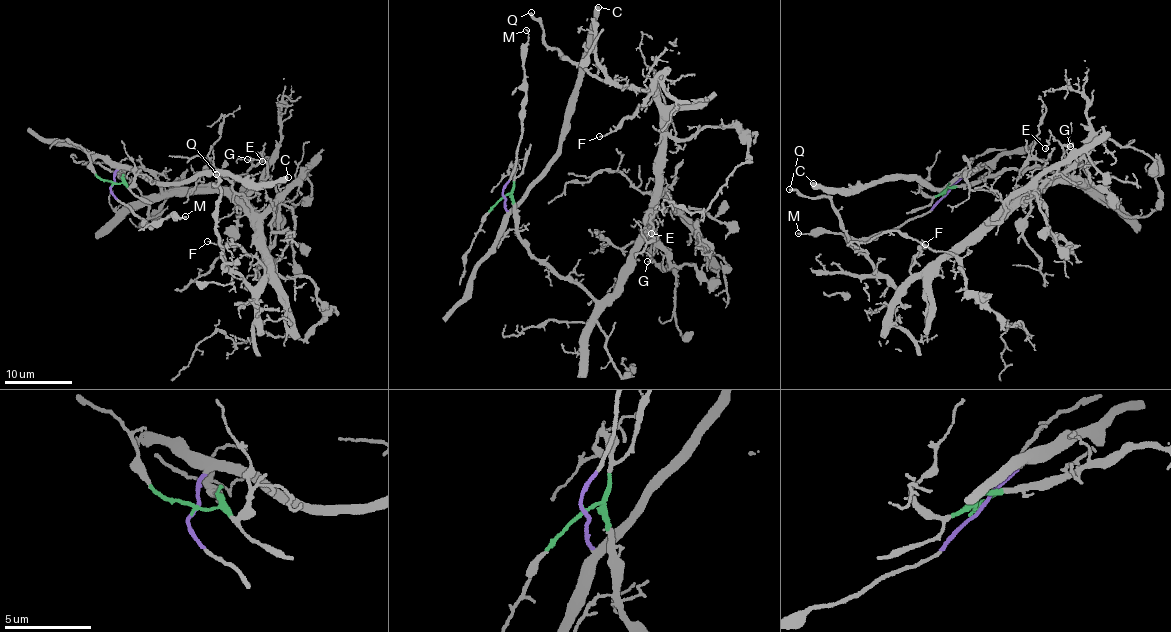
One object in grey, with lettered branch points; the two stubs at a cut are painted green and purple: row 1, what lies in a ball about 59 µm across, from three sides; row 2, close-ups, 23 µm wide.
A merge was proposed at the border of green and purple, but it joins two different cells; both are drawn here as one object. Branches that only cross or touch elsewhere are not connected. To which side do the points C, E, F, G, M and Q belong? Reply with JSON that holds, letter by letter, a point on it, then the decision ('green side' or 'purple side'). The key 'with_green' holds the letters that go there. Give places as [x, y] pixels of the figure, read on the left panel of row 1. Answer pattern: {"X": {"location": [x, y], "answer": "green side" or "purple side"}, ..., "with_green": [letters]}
{"C": {"location": [288, 177], "answer": "purple side"}, "E": {"location": [262, 161], "answer": "green side"}, "F": {"location": [207, 241], "answer": "green side"}, "G": {"location": [247, 159], "answer": "green side"}, "M": {"location": [185, 216], "answer": "purple side"}, "Q": {"location": [216, 174], "answer": "green side"}, "with_green": ["E", "F", "G", "Q"]}

